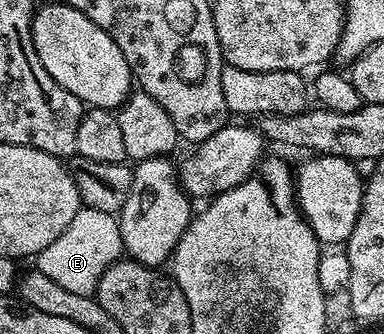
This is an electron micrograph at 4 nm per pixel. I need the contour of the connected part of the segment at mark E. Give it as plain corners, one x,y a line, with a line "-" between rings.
81,206
80,211
74,213
70,225
66,225
66,229
62,229
62,233
58,233
58,237
35,256
34,267
46,273
46,277
58,281
58,285
70,289
70,293
92,295
102,273
106,273
108,266
124,254
119,218
110,213
102,213
102,209

